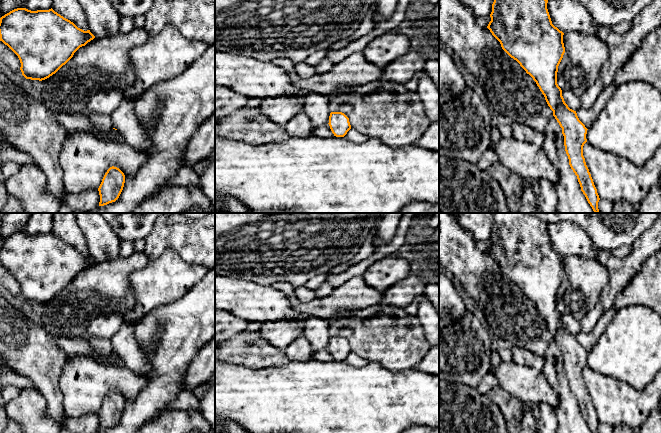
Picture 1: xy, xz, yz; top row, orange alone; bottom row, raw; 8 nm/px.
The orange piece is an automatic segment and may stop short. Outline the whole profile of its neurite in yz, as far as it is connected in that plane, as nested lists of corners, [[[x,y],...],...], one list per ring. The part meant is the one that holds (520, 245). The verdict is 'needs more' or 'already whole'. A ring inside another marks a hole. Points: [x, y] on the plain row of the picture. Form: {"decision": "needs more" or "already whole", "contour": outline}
{"decision": "already whole", "contour": [[[494,213],[495,222],[487,252],[500,266],[502,273],[529,298],[536,306],[545,324],[553,335],[553,340],[562,352],[565,375],[569,389],[592,433],[598,433],[600,424],[593,403],[583,380],[583,370],[587,366],[587,352],[579,344],[576,335],[570,333],[557,308],[558,290],[565,277],[564,257],[552,248],[546,224],[527,213]]]}

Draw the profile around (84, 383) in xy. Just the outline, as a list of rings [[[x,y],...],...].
[[[75,357],[65,362],[59,378],[59,387],[63,395],[63,407],[67,417],[79,417],[90,413],[98,413],[107,394],[114,390],[125,399],[125,403],[133,400],[146,387],[148,379],[122,367],[100,364],[91,358]]]

